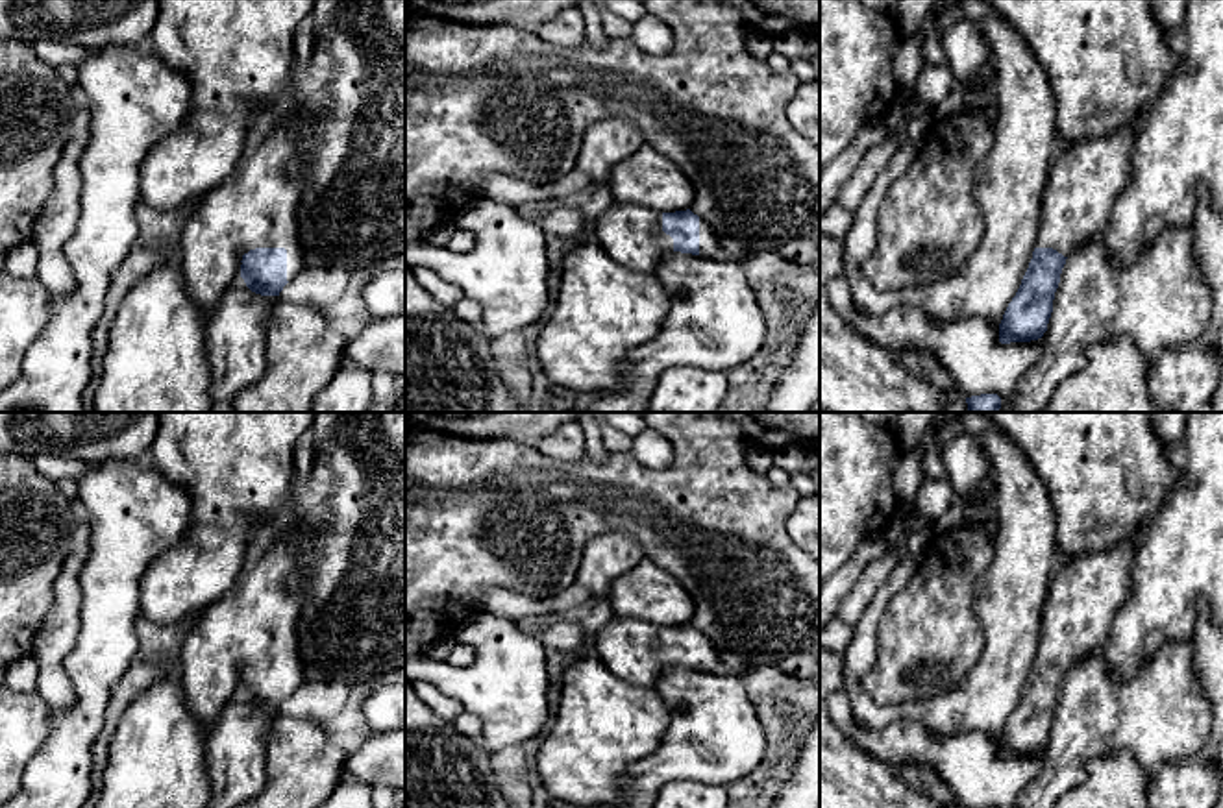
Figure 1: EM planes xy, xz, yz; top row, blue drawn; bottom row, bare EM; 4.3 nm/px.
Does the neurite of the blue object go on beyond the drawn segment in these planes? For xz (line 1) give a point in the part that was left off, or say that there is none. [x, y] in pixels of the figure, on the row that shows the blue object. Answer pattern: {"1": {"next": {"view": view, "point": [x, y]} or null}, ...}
{"1": {"next": {"view": "xz", "point": [631, 235]}}}

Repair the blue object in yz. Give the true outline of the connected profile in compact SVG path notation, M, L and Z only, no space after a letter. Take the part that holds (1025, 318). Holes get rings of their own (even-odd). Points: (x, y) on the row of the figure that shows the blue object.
M1140 122L1058 146L1040 202L1036 248L1021 285L999 324L999 342L1044 337L1066 259L1110 220L1110 211L1130 179L1130 155Z

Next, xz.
M612 203L594 226L601 250L616 263L653 274L668 251L714 257L718 237L690 209L659 213L635 203Z

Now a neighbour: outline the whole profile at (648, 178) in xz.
M649 144L616 165L607 187L616 203L635 203L659 213L686 211L696 200L696 189L685 172Z

